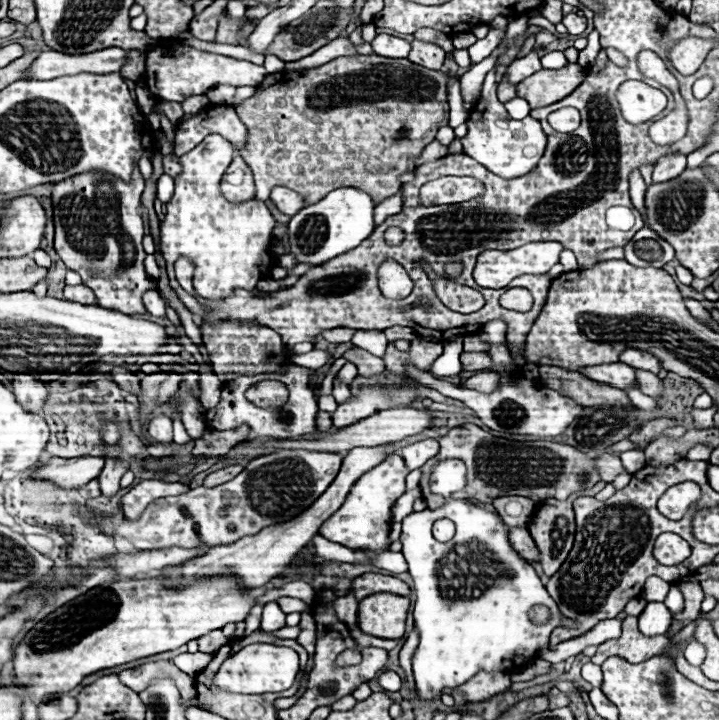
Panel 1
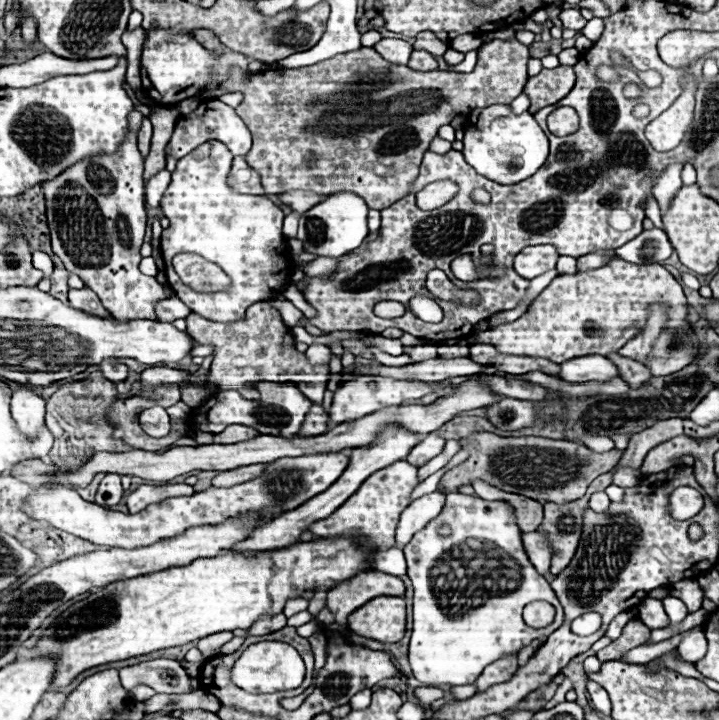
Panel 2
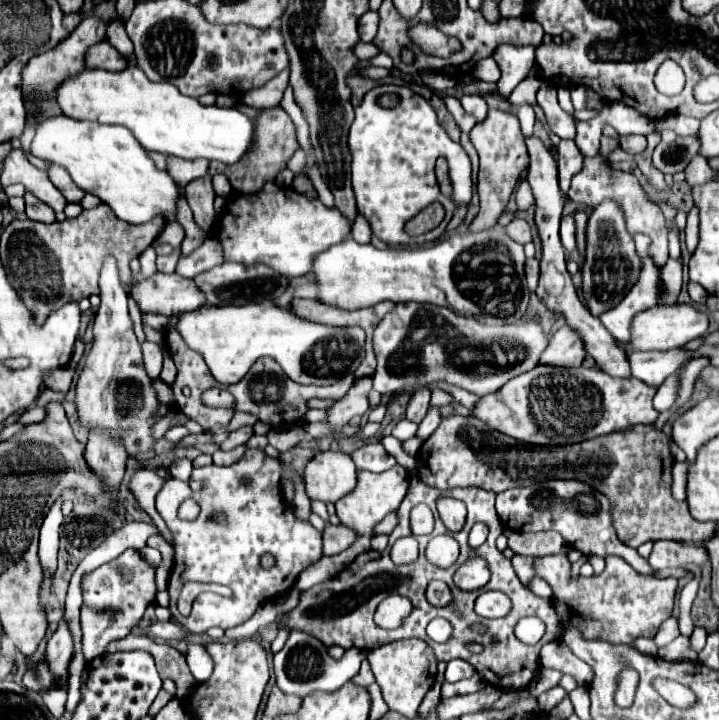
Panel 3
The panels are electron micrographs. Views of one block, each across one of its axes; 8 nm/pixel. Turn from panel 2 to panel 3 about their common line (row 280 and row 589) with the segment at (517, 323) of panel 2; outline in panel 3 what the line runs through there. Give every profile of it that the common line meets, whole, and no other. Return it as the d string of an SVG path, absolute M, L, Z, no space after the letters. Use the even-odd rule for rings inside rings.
M566 554L534 558L534 572L552 588L552 604L562 626L576 626L586 640L602 640L612 646L634 646L638 638L654 638L660 624L672 616L678 590L676 578L652 578L638 574L622 558L606 558L606 570L598 576L572 576Z

